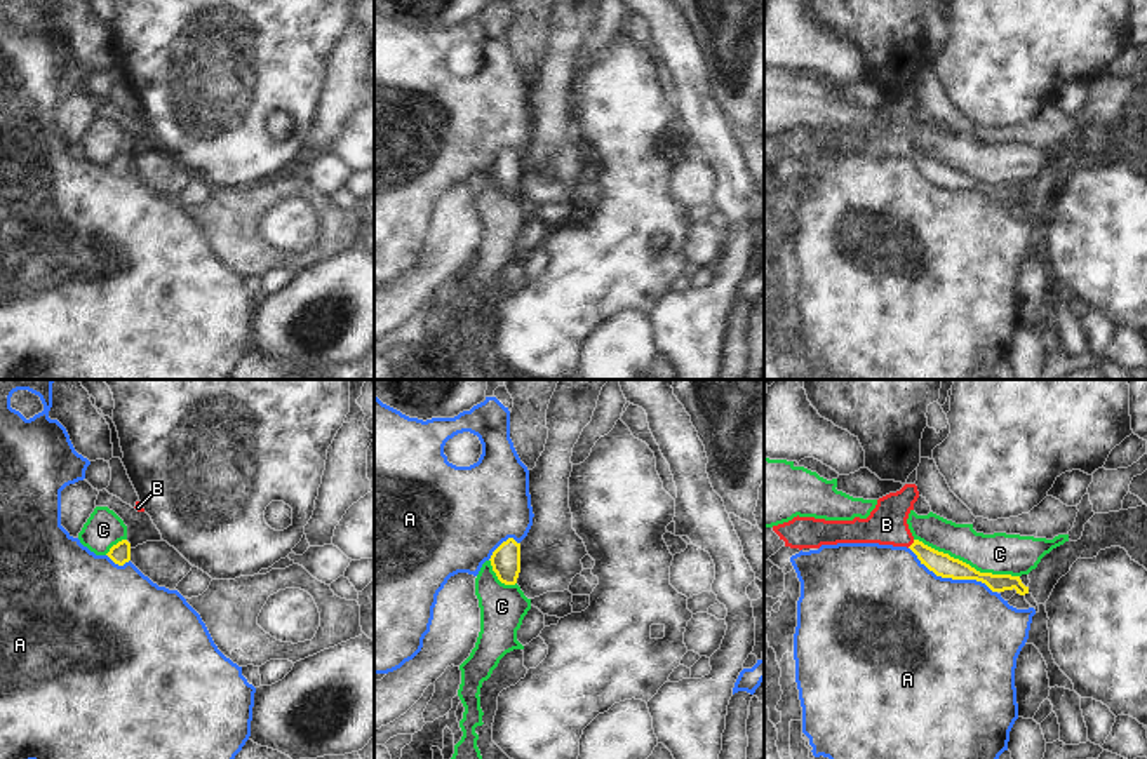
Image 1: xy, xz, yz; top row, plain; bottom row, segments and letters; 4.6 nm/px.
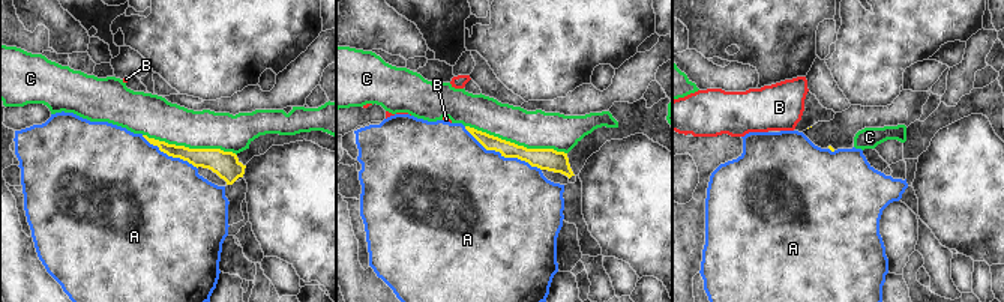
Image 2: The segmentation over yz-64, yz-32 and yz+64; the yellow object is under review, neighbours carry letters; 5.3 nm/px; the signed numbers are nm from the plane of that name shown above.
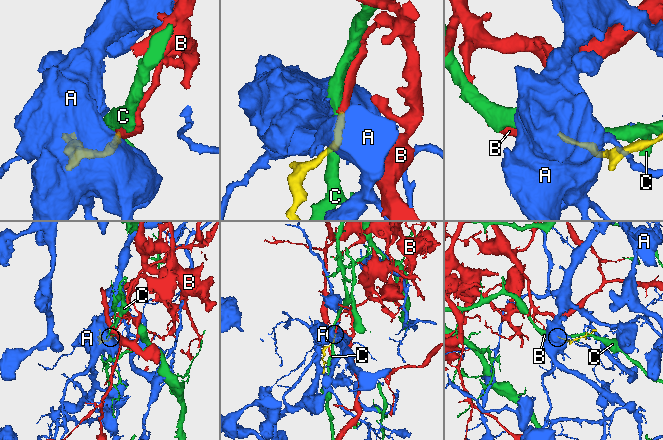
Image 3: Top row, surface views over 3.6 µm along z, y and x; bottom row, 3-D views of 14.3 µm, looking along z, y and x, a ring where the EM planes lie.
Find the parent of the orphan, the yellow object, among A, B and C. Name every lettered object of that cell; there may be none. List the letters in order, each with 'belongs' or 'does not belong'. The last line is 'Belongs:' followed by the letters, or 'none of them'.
A: does not belong
B: belongs
C: does not belong
Belongs: B

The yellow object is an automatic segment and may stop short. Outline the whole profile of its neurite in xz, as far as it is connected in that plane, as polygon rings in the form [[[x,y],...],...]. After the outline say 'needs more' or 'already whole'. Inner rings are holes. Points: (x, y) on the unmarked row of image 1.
[[[508,148],[493,162],[489,171],[501,193],[517,193],[520,183],[520,153],[517,153],[513,148]]] | already whole

